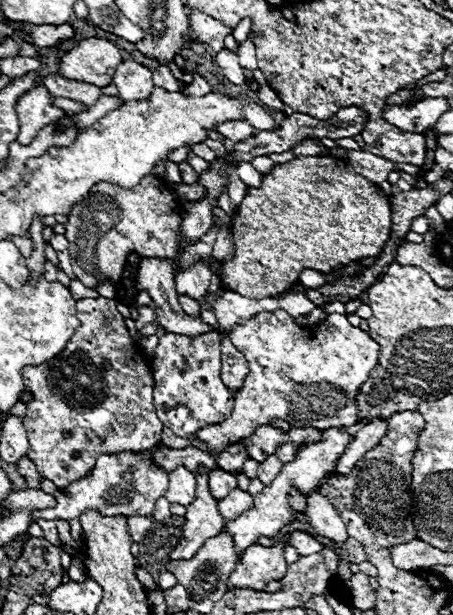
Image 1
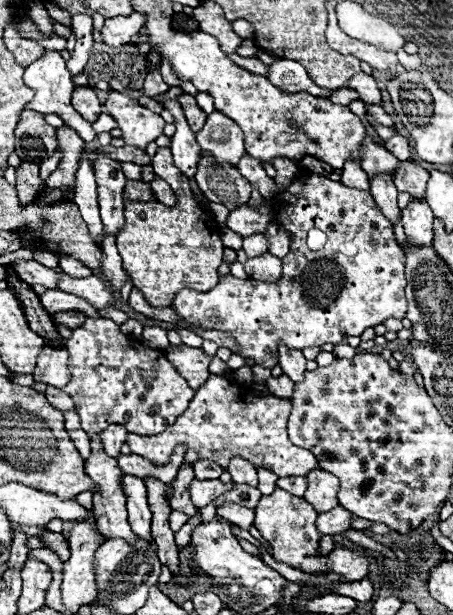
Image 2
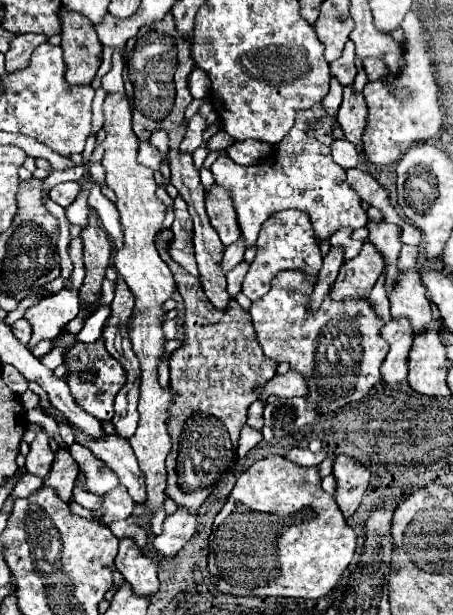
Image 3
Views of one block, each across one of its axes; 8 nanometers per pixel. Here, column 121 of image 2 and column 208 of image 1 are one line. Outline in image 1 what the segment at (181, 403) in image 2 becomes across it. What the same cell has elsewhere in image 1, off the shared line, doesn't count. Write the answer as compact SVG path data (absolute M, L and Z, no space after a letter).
M210 330L200 336L182 336L166 332L156 346L156 352L152 354L152 370L154 370L154 404L158 418L164 426L168 426L176 436L190 436L192 432L208 426L208 424L220 424L226 420L234 410L234 396L224 386L220 378L220 332Z

